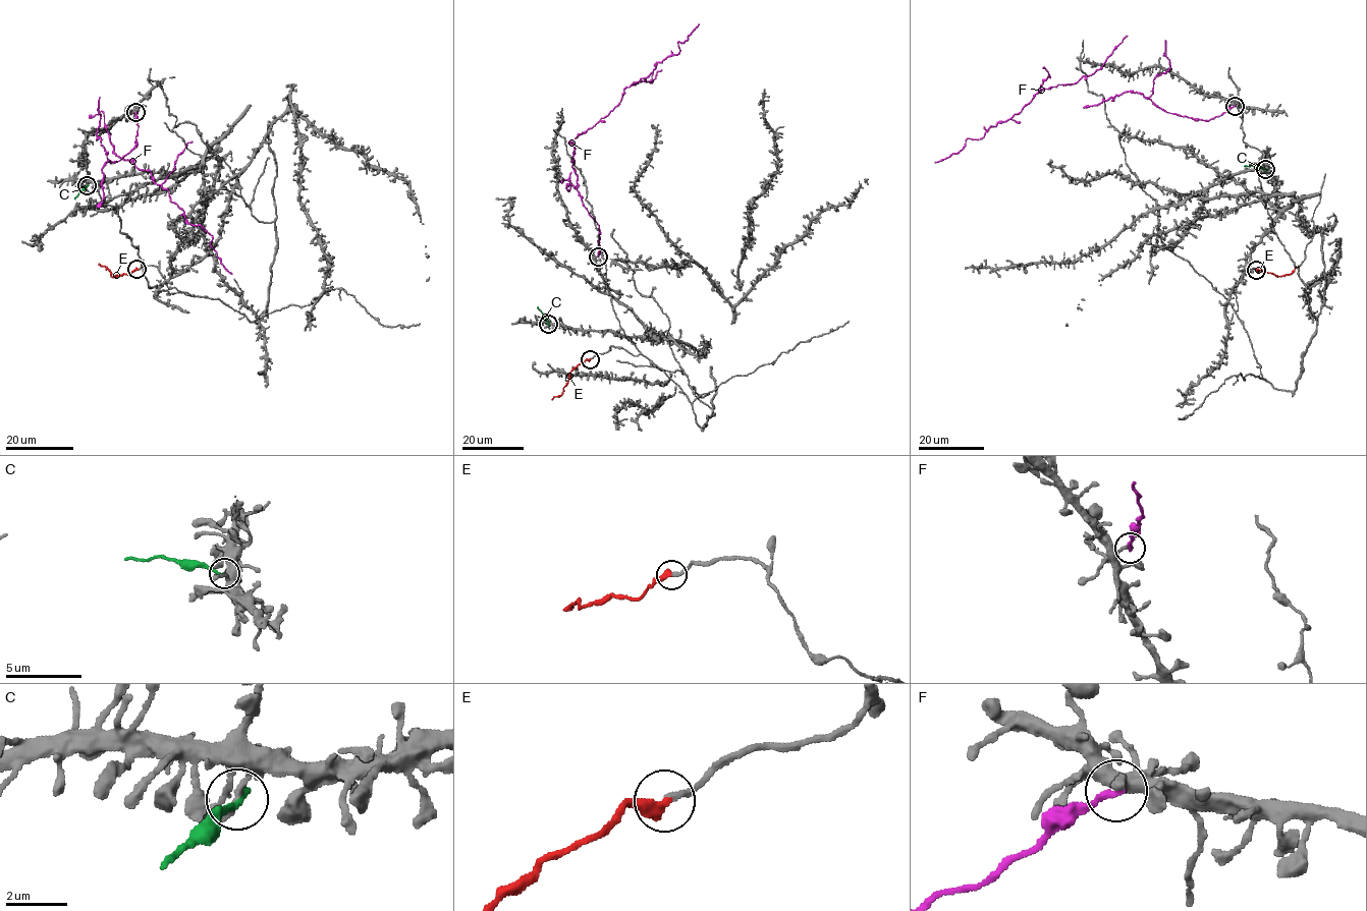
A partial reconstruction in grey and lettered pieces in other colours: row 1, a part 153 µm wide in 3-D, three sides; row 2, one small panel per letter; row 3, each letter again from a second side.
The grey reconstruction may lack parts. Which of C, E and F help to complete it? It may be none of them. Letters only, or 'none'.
E

